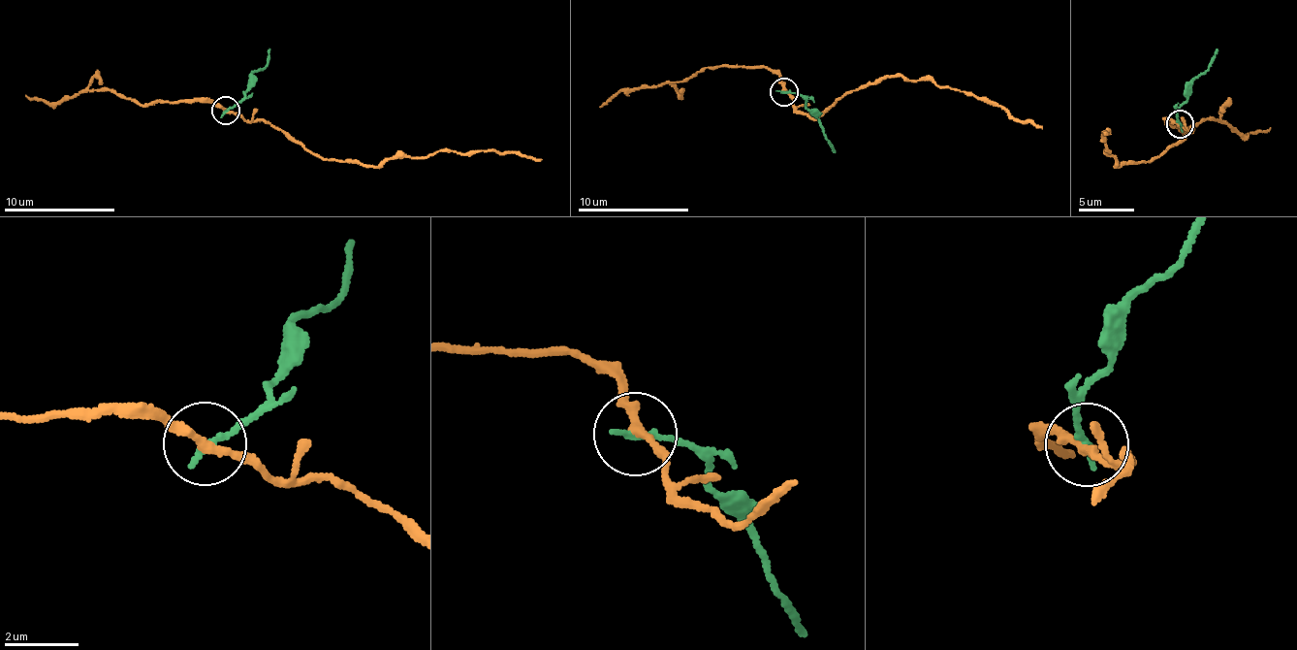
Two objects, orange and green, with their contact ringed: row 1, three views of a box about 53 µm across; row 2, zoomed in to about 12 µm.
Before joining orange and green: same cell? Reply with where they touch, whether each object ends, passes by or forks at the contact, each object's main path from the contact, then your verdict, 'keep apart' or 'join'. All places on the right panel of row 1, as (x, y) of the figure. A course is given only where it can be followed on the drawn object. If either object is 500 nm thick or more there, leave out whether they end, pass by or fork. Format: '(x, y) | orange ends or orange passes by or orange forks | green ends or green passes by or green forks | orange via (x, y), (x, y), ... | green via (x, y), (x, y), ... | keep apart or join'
(1180, 124) | orange passes by | green ends | orange via (1181, 123), (1192, 131), (1149, 161), (1114, 167), (1101, 141), (1105, 133) | green via (1181, 123), (1179, 110), (1218, 49) | keep apart

